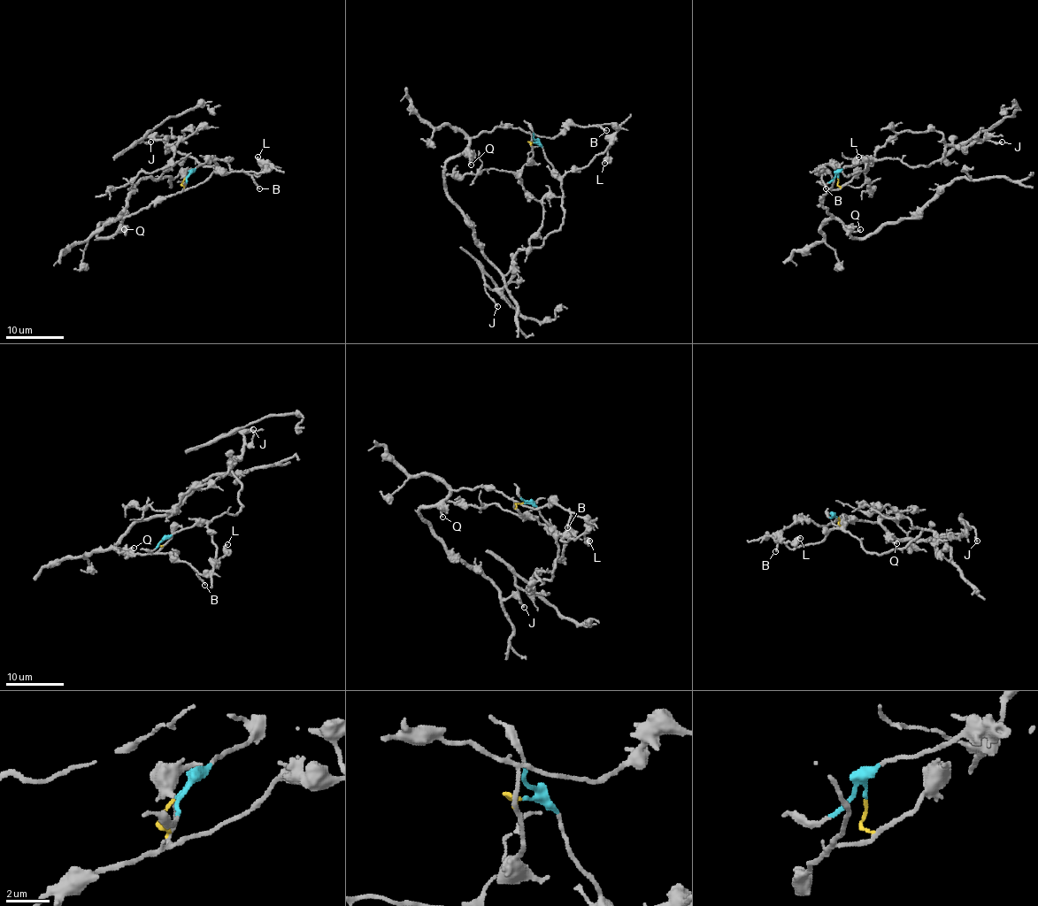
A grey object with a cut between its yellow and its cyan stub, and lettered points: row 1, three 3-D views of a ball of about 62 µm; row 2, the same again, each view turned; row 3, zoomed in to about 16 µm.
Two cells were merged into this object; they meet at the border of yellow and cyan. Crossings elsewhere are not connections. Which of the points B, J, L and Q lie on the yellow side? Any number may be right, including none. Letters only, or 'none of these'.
B, Q

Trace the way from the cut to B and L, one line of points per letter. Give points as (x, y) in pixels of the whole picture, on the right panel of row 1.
B: (839, 177), (837, 185), (840, 188), (830, 188), (833, 177), (821, 172), (826, 188)
L: (839, 177), (844, 167), (867, 160), (863, 170), (846, 176), (841, 169), (850, 165), (859, 157)

